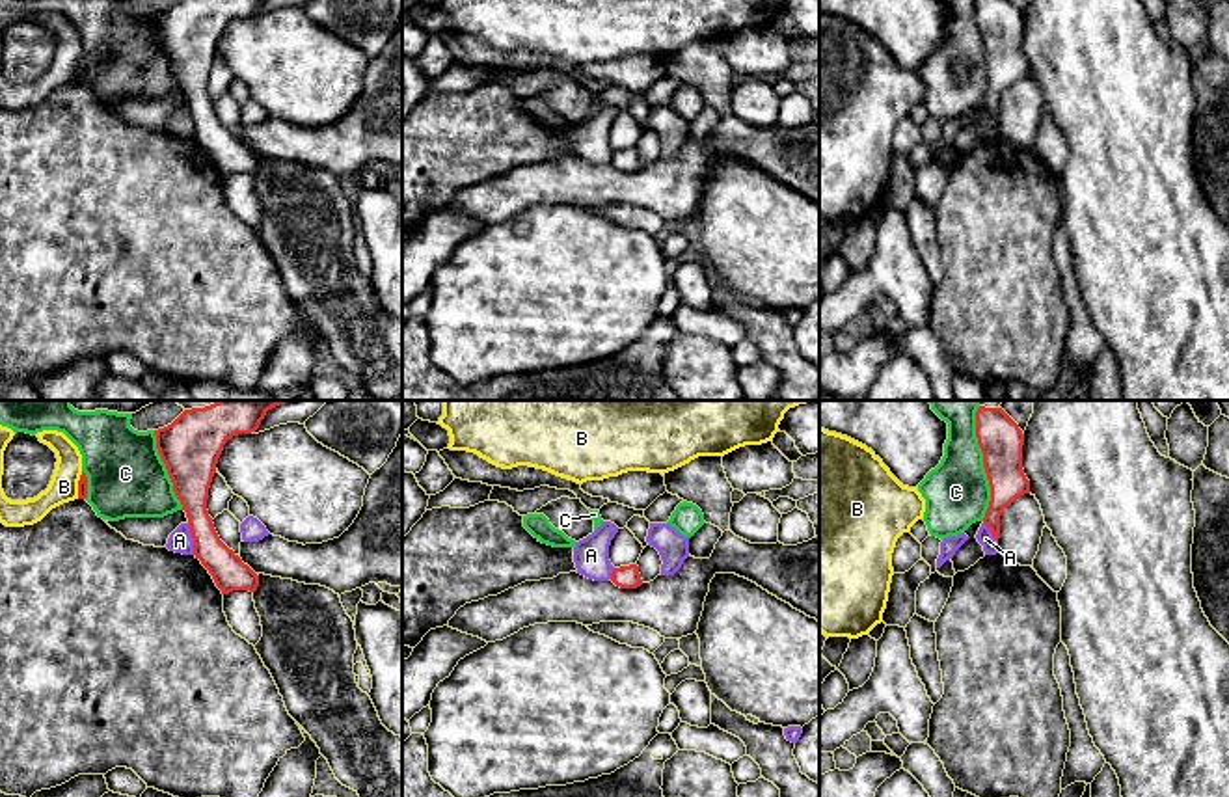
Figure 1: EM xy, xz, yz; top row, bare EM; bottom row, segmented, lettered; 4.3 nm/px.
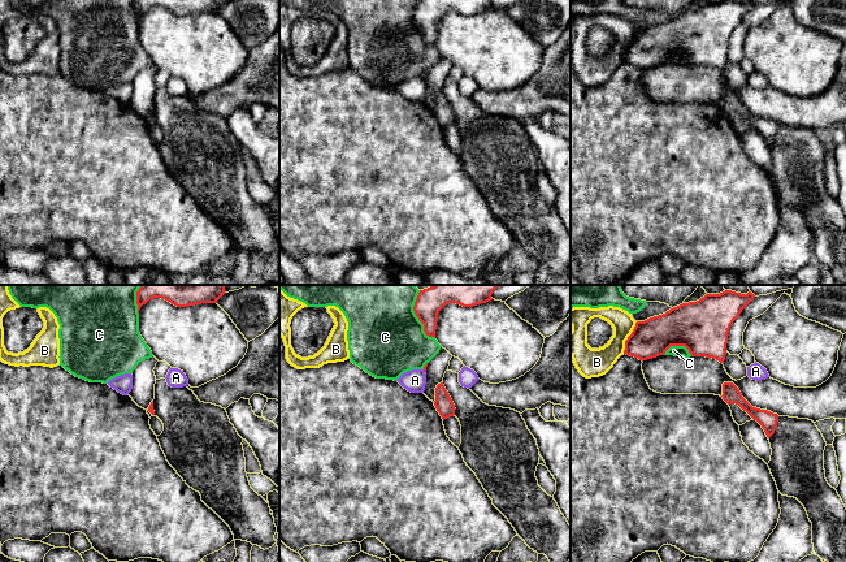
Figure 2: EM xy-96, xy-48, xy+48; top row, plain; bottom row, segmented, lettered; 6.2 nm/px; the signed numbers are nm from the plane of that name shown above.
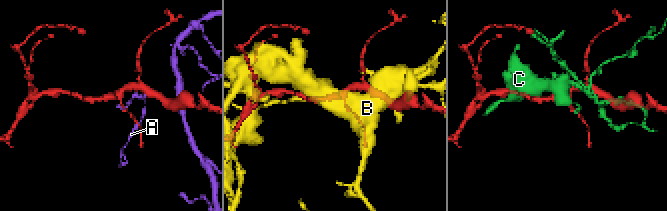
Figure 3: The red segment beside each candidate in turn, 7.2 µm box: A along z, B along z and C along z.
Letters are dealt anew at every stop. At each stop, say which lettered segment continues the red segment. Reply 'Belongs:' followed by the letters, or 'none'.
Belongs: none

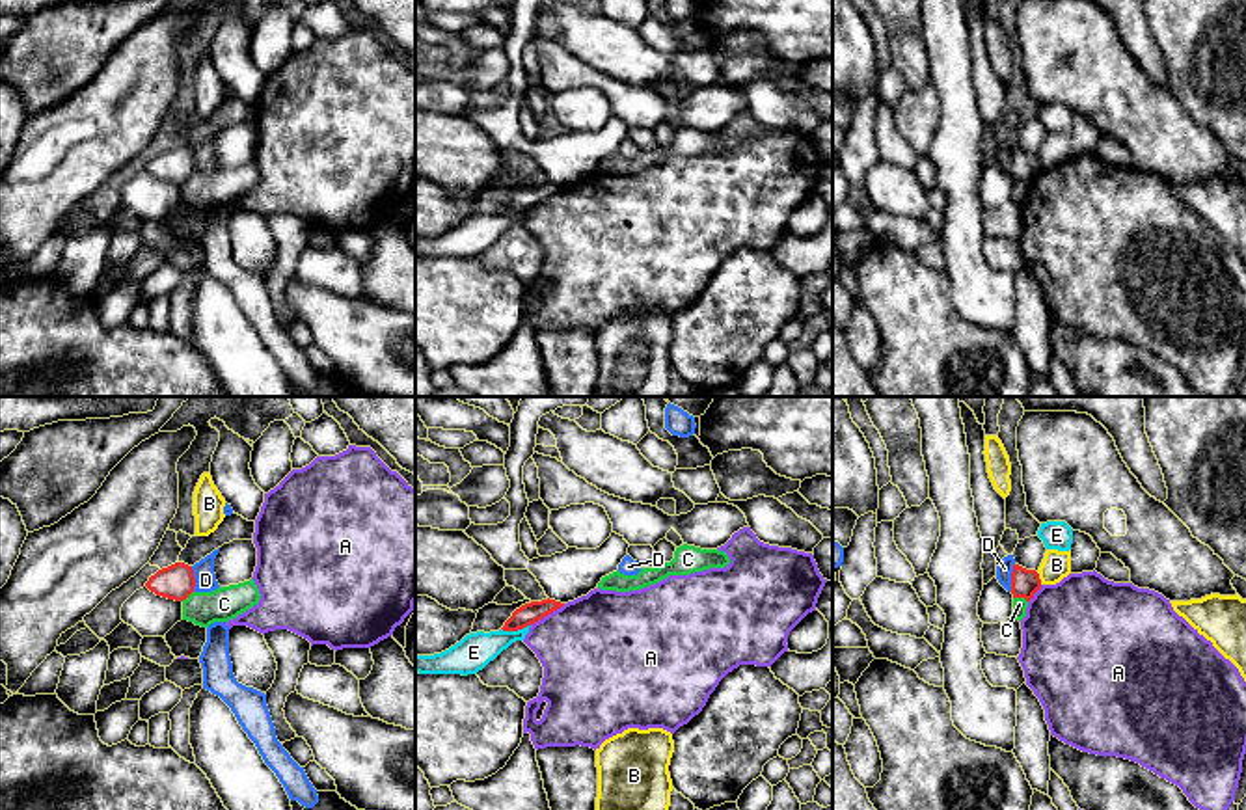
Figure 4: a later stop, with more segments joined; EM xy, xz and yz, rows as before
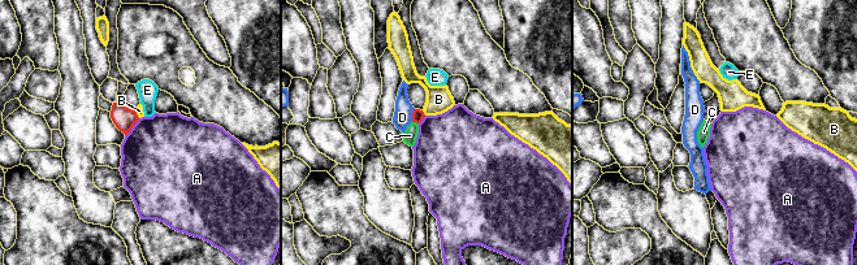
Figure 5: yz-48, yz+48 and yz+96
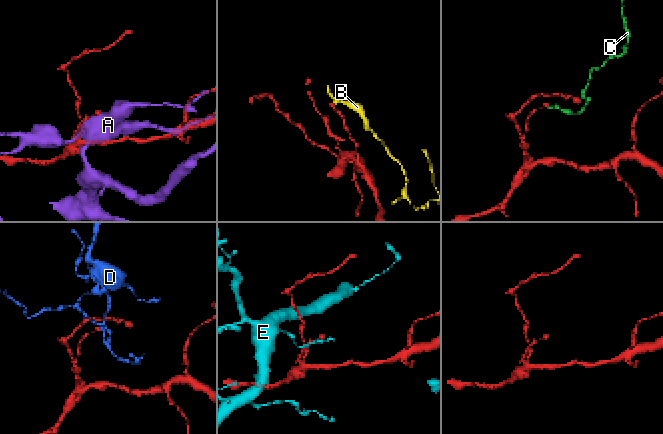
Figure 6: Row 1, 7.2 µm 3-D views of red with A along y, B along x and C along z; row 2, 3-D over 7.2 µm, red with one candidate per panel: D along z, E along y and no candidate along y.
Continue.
Belongs: none

